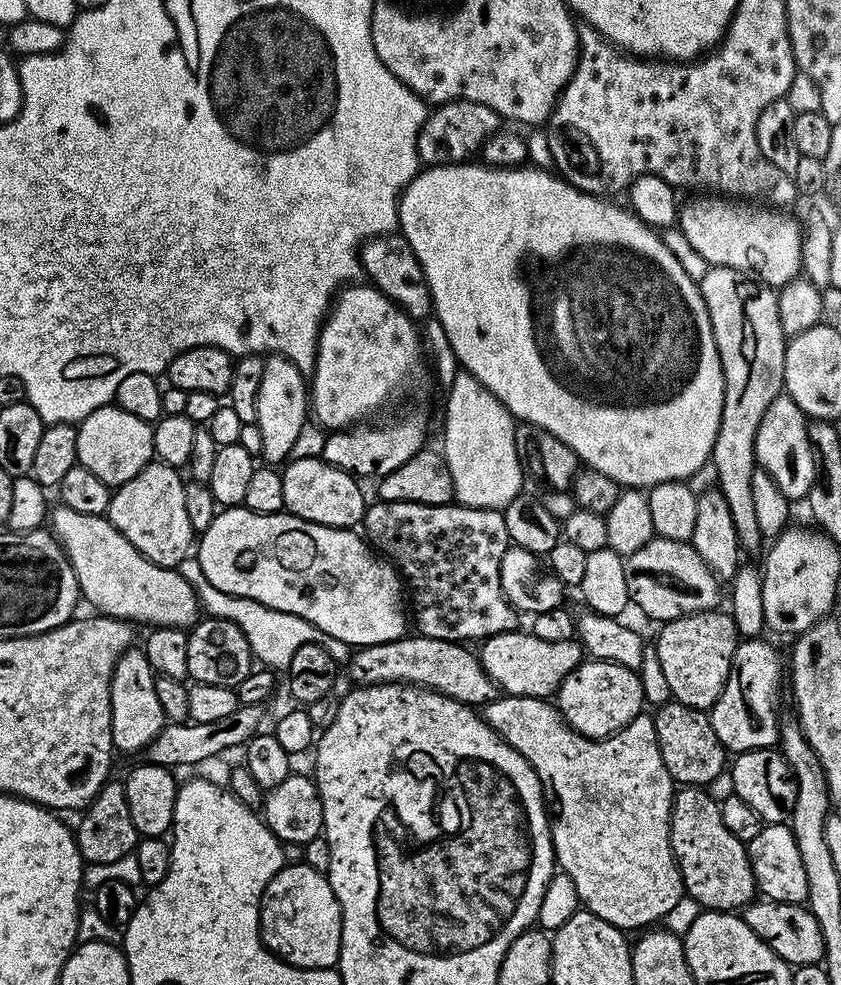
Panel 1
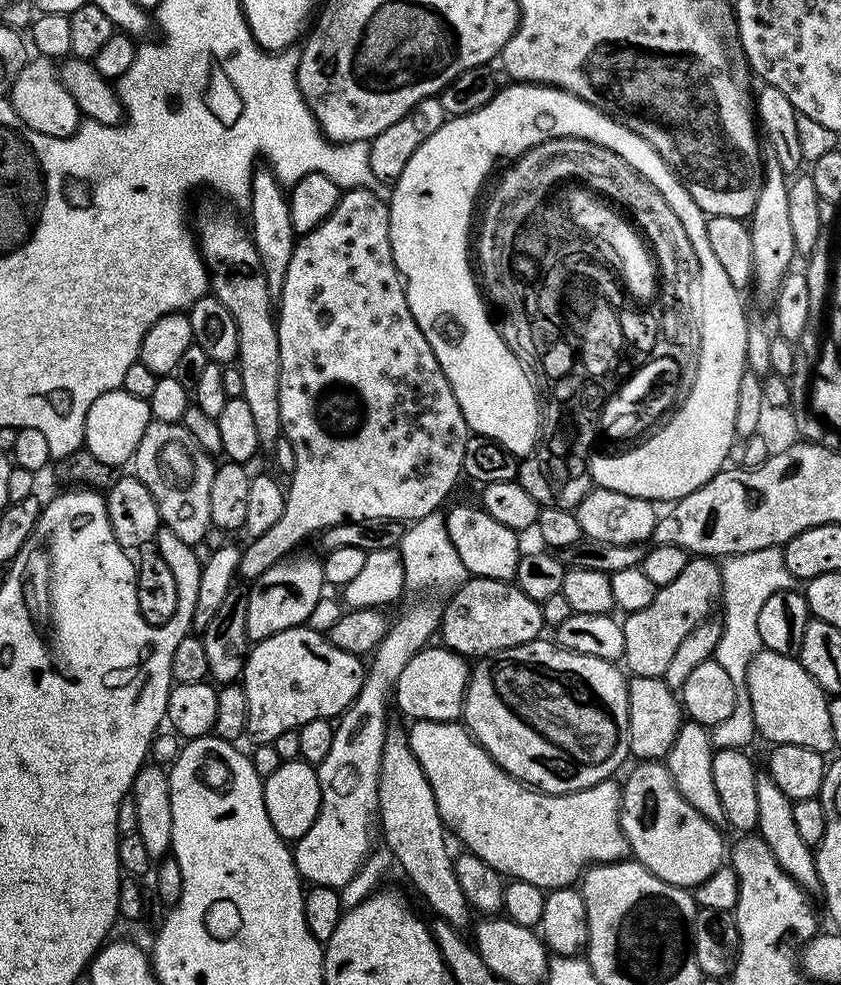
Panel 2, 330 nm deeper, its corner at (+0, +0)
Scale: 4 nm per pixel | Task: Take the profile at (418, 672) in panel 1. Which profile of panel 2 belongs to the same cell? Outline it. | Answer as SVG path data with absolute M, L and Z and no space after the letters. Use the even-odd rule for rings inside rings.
M307 626L282 630L255 641L244 662L242 677L249 703L247 735L252 735L257 745L272 744L287 732L295 733L306 722L339 717L356 700L365 675L361 657L338 650L325 633Z

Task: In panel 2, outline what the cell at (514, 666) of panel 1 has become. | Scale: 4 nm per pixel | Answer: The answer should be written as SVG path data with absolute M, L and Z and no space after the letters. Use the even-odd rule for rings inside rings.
M443 646L424 648L406 664L394 689L394 702L410 720L457 721L463 715L465 690L471 676L469 661Z

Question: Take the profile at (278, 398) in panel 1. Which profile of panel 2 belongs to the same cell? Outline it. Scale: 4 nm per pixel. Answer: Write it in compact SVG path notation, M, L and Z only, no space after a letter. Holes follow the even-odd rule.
M253 171L252 191L248 194L246 207L248 207L248 220L252 223L250 235L258 250L258 262L262 266L262 274L266 274L266 286L273 298L279 298L282 286L286 282L286 270L290 270L290 258L296 249L298 234L292 225L285 189L271 171L263 171Z

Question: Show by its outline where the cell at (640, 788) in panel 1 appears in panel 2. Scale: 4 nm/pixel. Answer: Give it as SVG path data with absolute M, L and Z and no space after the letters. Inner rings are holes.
M417 720L411 726L413 728L409 727L407 729L410 750L413 751L414 758L421 764L421 768L429 780L430 789L434 792L434 798L437 800L437 806L442 820L450 829L453 837L456 835L458 839L464 840L463 847L467 851L474 853L478 858L482 858L490 866L494 866L496 872L512 880L525 880L539 888L551 890L553 888L567 888L575 885L583 877L586 869L593 864L606 864L621 859L622 852L620 852L620 847L623 849L626 841L624 831L620 828L620 798L622 788L619 783L615 784L617 782L615 779L609 778L598 782L594 786L590 786L586 790L567 792L566 794L542 792L538 788L529 788L521 780L516 780L512 777L506 770L502 770L502 766L498 766L498 762L494 762L494 758L490 758L487 750L472 739L472 733L468 731L463 723Z

